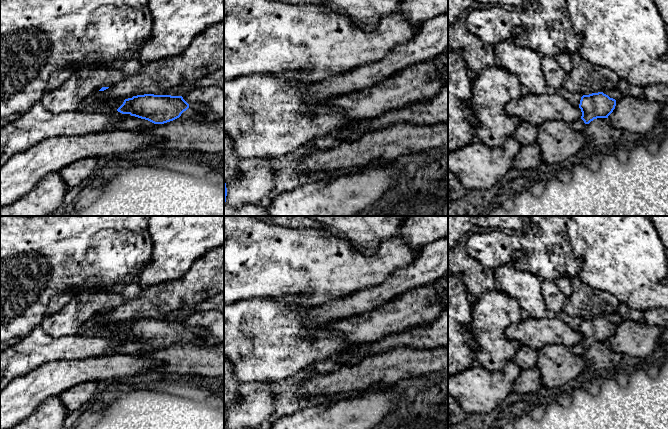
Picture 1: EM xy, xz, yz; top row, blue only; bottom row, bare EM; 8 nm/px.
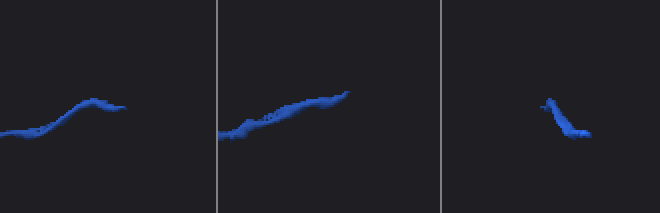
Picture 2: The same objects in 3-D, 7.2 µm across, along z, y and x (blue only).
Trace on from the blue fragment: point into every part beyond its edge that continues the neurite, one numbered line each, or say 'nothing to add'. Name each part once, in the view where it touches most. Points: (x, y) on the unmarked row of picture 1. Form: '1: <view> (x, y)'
1: xy (130, 347)

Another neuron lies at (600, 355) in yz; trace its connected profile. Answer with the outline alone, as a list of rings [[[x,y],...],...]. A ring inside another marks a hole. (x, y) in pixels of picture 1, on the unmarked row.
[[[597,342],[587,348],[583,357],[596,370],[607,369],[615,372],[621,365],[623,355],[615,352],[608,342]]]

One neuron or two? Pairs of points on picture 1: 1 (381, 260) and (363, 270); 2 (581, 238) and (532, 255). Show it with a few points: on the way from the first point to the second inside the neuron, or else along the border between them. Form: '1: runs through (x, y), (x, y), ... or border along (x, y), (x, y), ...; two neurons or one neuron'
1: runs through (377, 264), (371, 270), (367, 270); one neuron
2: border along (565, 226), (568, 242), (573, 253), (581, 262); two neurons

